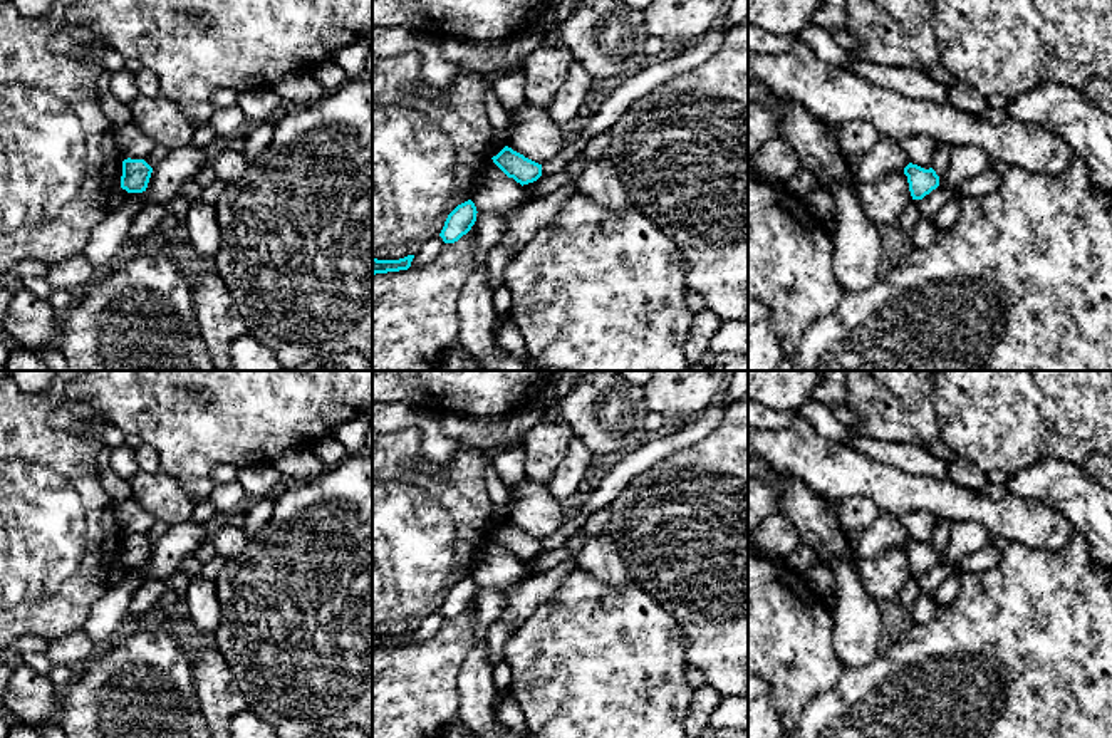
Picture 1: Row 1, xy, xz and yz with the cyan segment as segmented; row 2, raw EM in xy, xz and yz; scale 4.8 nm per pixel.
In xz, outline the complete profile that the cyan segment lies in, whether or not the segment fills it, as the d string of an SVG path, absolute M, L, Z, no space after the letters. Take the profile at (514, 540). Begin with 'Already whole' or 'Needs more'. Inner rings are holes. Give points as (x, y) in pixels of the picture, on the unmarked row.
Already whole. M508 522L491 535L508 554L513 554L522 562L533 559L542 552L542 540L525 533Z

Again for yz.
Already whole. M909 538L904 543L904 550L907 552L912 575L922 575L926 570L939 562L939 552L933 543L924 545L917 540Z

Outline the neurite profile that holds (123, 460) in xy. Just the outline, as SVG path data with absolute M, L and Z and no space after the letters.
M126 443L112 448L111 468L117 476L131 481L131 478L139 471L136 450L127 446Z

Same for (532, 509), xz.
M523 481L508 486L507 522L542 540L557 532L567 518L567 508L557 502L547 485Z

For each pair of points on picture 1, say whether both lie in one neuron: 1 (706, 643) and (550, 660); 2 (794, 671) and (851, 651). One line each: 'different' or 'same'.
1: different
2: different

